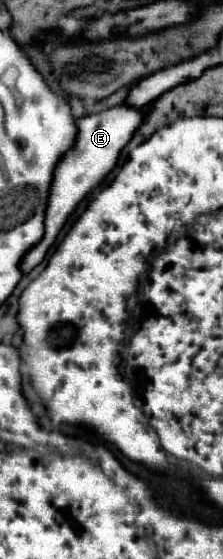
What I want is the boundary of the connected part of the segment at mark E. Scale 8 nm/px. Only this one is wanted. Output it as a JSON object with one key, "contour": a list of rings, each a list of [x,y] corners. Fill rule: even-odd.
{"contour":[[[118,105],[108,111],[90,113],[90,115],[76,119],[76,129],[78,129],[76,141],[74,141],[72,149],[60,157],[60,161],[56,163],[56,169],[52,173],[46,217],[44,217],[44,237],[32,249],[28,249],[20,261],[24,275],[30,273],[38,263],[42,263],[42,259],[46,257],[46,251],[56,241],[56,235],[64,227],[66,219],[74,213],[78,203],[114,169],[120,149],[130,141],[138,123],[142,123],[142,115],[146,115],[146,107],[134,109],[128,105]]]}

